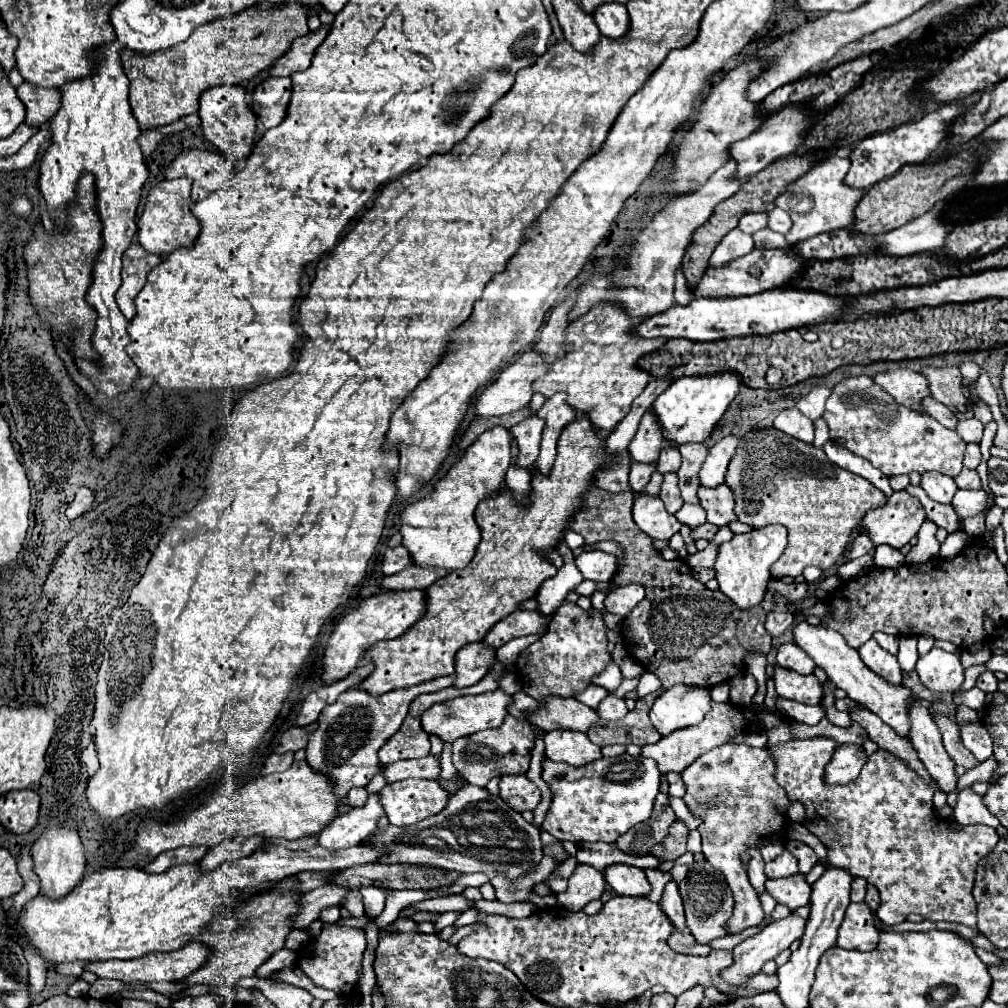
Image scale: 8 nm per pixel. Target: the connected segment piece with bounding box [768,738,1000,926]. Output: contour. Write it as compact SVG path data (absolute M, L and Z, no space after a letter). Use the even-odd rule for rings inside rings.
M830 738L796 740L770 748L768 754L776 762L776 780L786 790L790 800L800 800L806 806L806 828L814 832L828 848L828 862L832 866L846 868L852 876L866 878L880 892L880 908L876 916L892 926L906 920L910 914L920 914L930 922L960 922L964 926L976 926L976 900L972 900L976 864L998 844L998 834L990 826L962 826L954 828L944 818L936 818L932 808L934 790L924 784L902 760L878 750L862 766L856 780L846 786L826 786L822 782L824 766L832 756L834 742Z

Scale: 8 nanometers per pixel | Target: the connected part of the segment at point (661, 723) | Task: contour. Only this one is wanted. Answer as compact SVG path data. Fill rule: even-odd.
M674 686L656 698L650 720L662 734L700 724L710 710L710 692L700 686Z

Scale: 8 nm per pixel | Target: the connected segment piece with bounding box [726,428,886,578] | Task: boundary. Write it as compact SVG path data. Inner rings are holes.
M776 428L754 430L740 438L740 446L730 460L726 484L732 488L740 522L762 528L766 524L782 524L788 530L788 546L784 556L772 564L772 576L800 576L806 566L820 570L832 568L848 546L850 534L860 526L868 510L886 504L886 496L862 476L838 466L830 466L824 450L800 442ZM798 458L806 460L798 468Z

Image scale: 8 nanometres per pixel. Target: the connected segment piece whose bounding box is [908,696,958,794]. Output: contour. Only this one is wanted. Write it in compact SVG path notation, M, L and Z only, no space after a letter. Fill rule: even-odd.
M912 696L910 698L910 744L918 752L918 758L930 772L930 776L940 784L942 792L950 792L956 786L956 774L954 774L954 762L946 754L942 746L942 736L940 730L936 728L934 718L930 716L928 702Z

